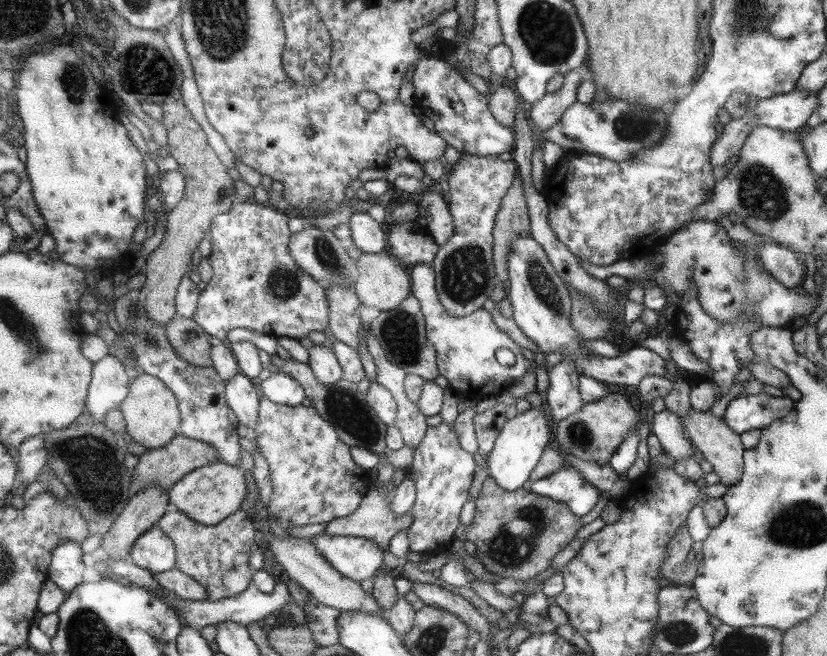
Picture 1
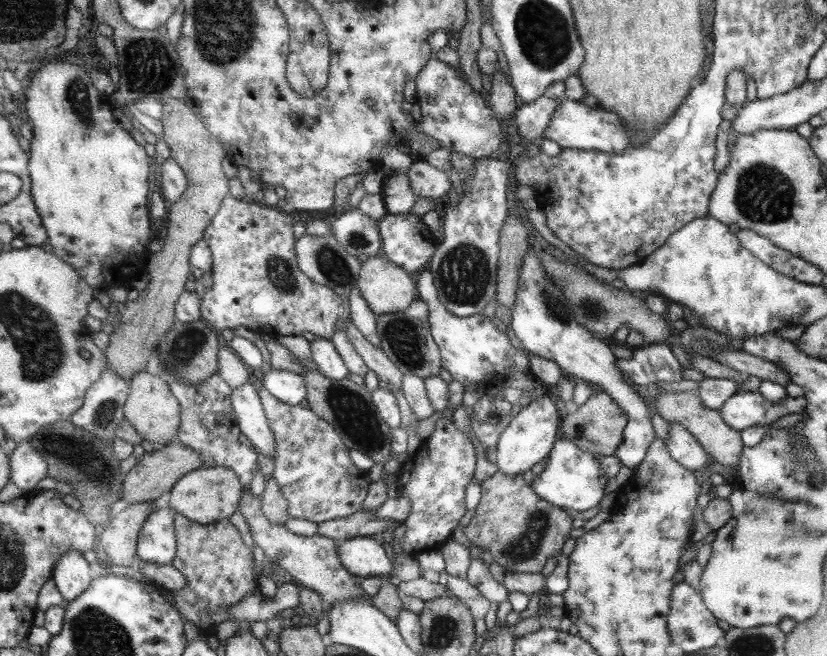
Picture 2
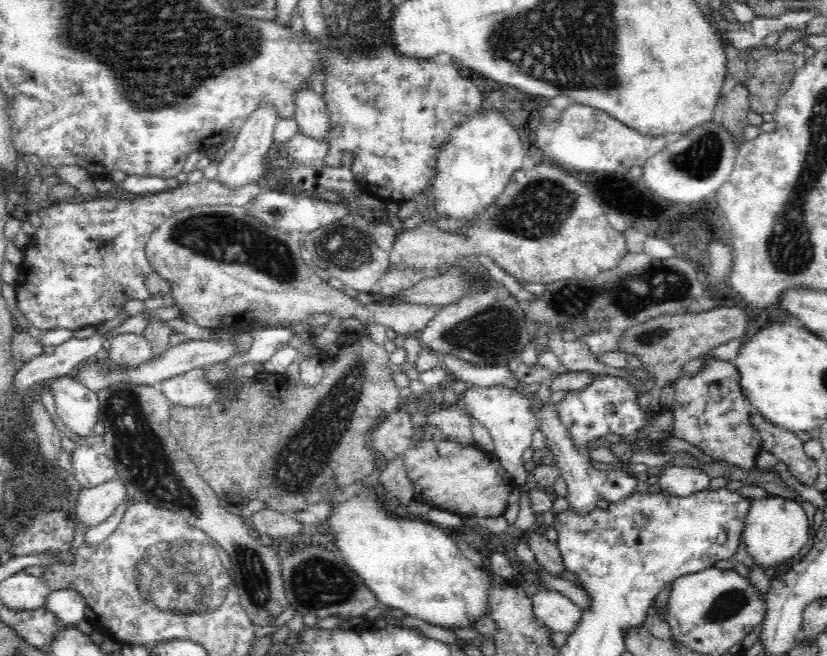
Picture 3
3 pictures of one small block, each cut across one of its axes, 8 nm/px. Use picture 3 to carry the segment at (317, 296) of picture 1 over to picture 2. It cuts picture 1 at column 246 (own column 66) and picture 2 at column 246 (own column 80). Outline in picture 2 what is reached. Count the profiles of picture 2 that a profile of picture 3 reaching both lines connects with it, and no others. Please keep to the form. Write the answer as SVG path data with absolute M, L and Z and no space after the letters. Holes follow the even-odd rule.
M227 196L223 198L217 214L206 224L202 239L207 243L211 254L211 289L201 297L200 320L214 331L243 326L259 335L299 336L311 332L317 337L329 339L334 334L335 322L341 314L343 298L330 288L315 284L295 264L295 238L293 238L293 220L283 210L275 212L271 206L261 208L257 203L243 204L239 199Z

